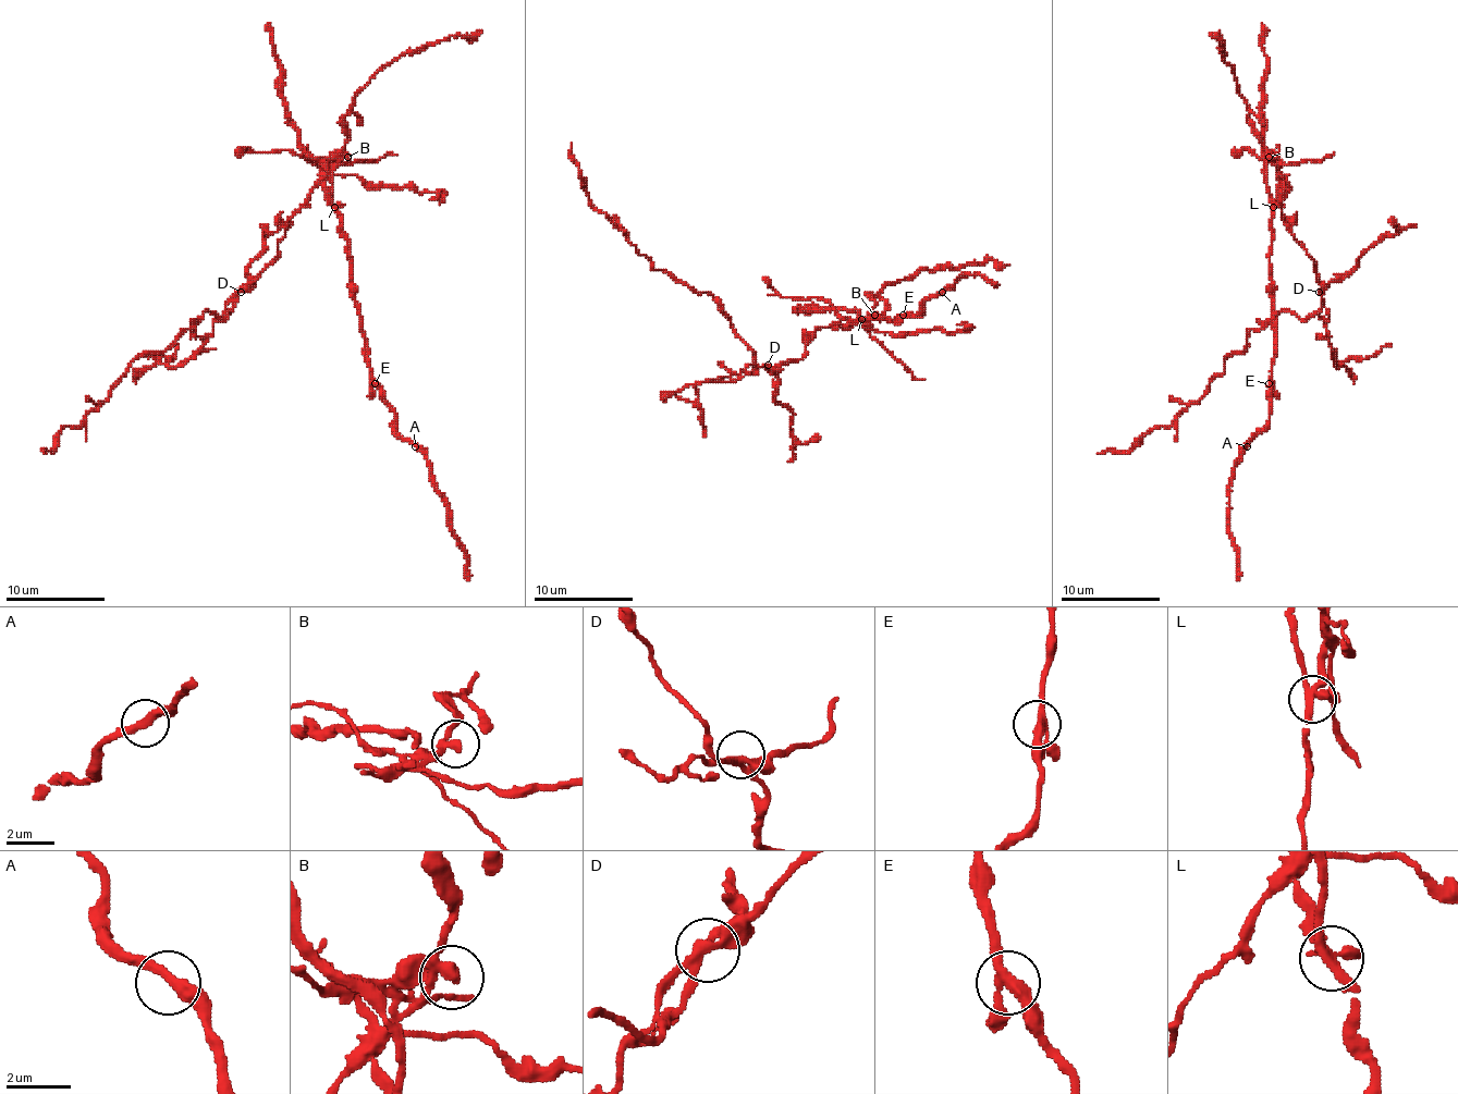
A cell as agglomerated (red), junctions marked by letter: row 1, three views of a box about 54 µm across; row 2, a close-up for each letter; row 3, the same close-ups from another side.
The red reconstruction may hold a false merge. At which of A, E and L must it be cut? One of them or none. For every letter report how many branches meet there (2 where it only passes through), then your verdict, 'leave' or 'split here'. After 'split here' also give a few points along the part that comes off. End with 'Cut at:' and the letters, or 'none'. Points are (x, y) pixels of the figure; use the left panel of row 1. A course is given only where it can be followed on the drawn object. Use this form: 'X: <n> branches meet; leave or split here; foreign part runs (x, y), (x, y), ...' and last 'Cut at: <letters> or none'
A: 2 branches meet; leave
E: 3 branches meet; leave
L: 3 branches meet; split here; foreign part runs (334, 207), (315, 187), (272, 259), (225, 307), (223, 319), (206, 311), (163, 352), (146, 352), (44, 453)
Cut at: L

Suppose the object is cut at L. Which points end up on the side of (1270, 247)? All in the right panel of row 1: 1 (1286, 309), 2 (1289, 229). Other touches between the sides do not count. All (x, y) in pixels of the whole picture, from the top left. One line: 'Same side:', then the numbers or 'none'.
Same side: none

